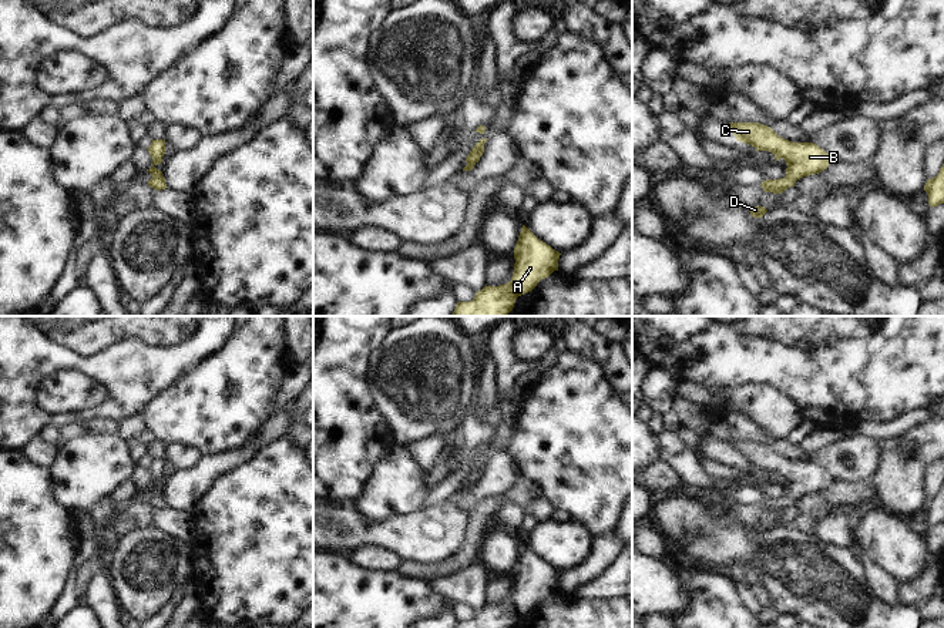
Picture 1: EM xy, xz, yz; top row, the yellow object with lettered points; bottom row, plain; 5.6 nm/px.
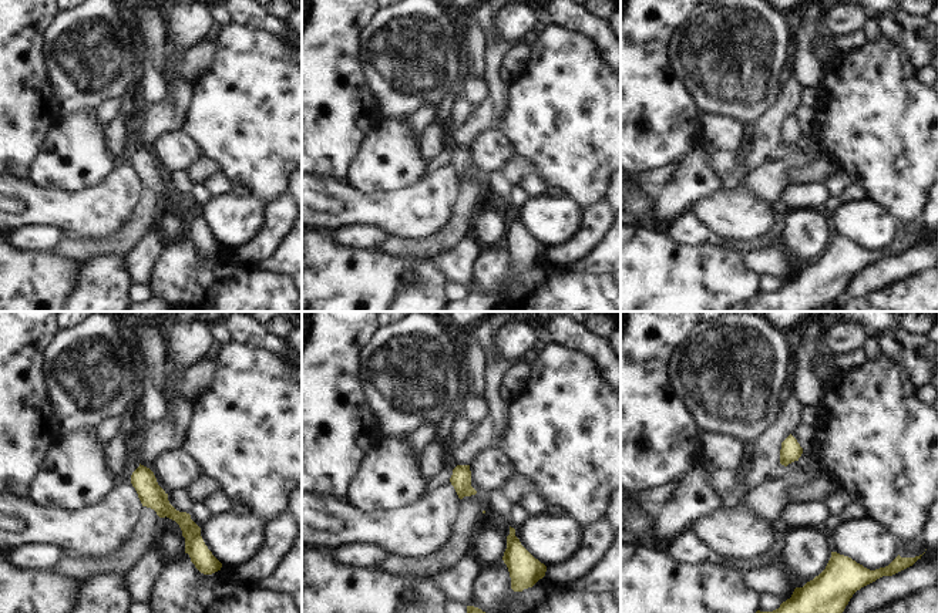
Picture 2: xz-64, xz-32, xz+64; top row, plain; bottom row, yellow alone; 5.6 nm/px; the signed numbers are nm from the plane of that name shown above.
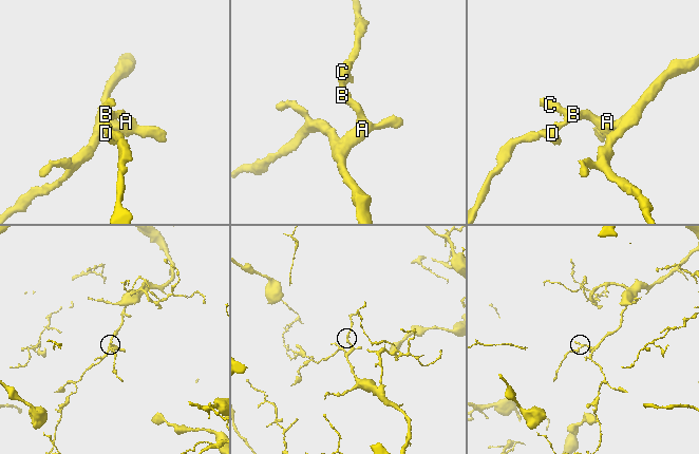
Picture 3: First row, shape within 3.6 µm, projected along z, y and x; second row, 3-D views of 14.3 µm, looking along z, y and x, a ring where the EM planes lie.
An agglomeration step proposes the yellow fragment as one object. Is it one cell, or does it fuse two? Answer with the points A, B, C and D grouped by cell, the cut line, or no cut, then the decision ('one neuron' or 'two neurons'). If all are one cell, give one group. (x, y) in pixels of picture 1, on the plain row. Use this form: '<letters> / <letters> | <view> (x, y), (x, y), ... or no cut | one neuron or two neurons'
A B C D | no cut | one neuron

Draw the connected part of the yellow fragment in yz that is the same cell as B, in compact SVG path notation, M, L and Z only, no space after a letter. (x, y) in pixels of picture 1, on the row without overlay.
M729 441L736 460L749 463L756 470L769 470L776 480L783 477L786 496L766 498L760 504L765 511L782 513L803 496L824 490L834 480L813 461L792 461L779 456L770 446L759 441Z

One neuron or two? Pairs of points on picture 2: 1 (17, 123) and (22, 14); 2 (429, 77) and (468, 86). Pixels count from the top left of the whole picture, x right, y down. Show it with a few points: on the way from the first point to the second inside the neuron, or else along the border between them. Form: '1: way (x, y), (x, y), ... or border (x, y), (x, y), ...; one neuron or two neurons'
1: way (16, 96), (16, 41); one neuron
2: border (461, 76), (460, 91); two neurons

